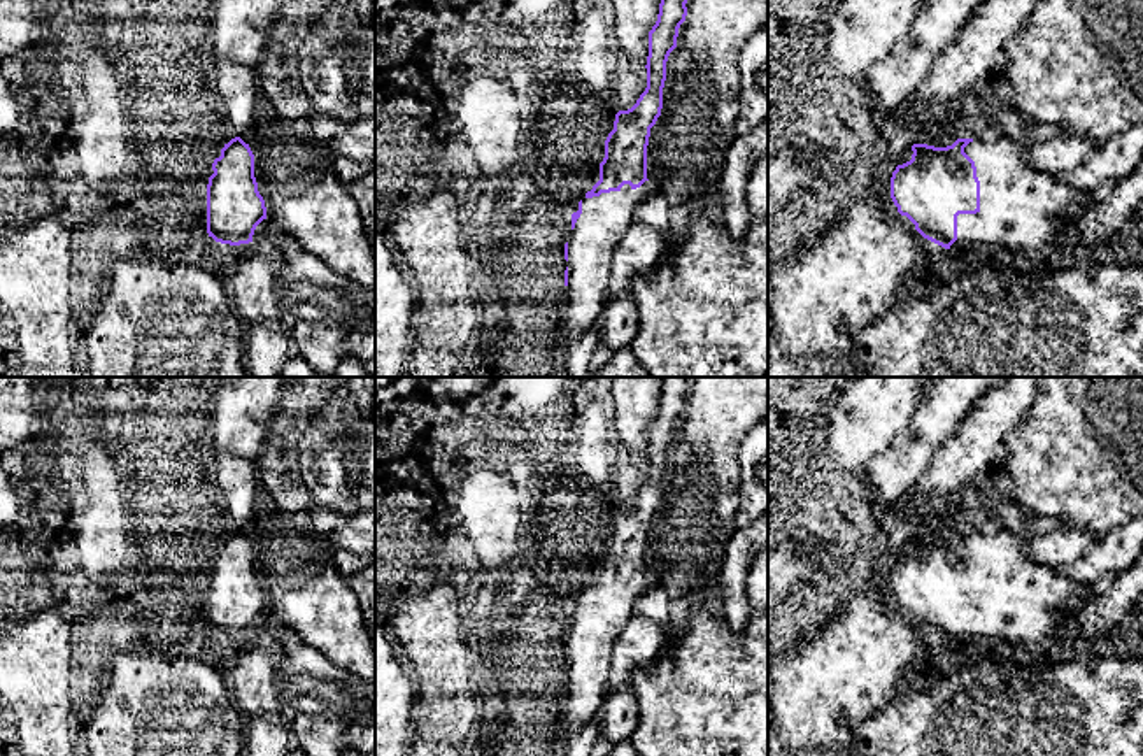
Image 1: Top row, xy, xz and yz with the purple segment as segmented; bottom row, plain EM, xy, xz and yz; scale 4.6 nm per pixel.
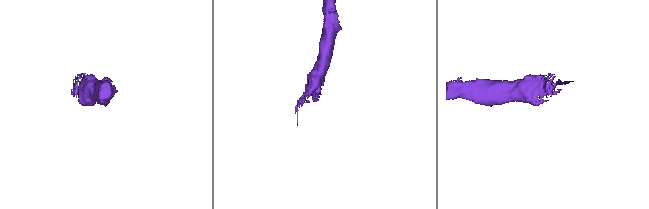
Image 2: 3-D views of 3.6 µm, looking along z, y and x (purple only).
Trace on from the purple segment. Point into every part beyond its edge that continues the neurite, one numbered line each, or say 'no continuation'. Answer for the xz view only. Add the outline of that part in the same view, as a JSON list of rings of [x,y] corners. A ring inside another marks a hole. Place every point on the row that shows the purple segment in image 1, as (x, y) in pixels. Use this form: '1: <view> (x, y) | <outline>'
1: xz (603, 221) | [[[645,181],[636,189],[624,184],[619,191],[582,200],[582,214],[568,239],[568,286],[559,319],[564,347],[589,332],[601,316],[615,247],[649,191]]]

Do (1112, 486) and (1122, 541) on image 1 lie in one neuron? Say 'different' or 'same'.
different

